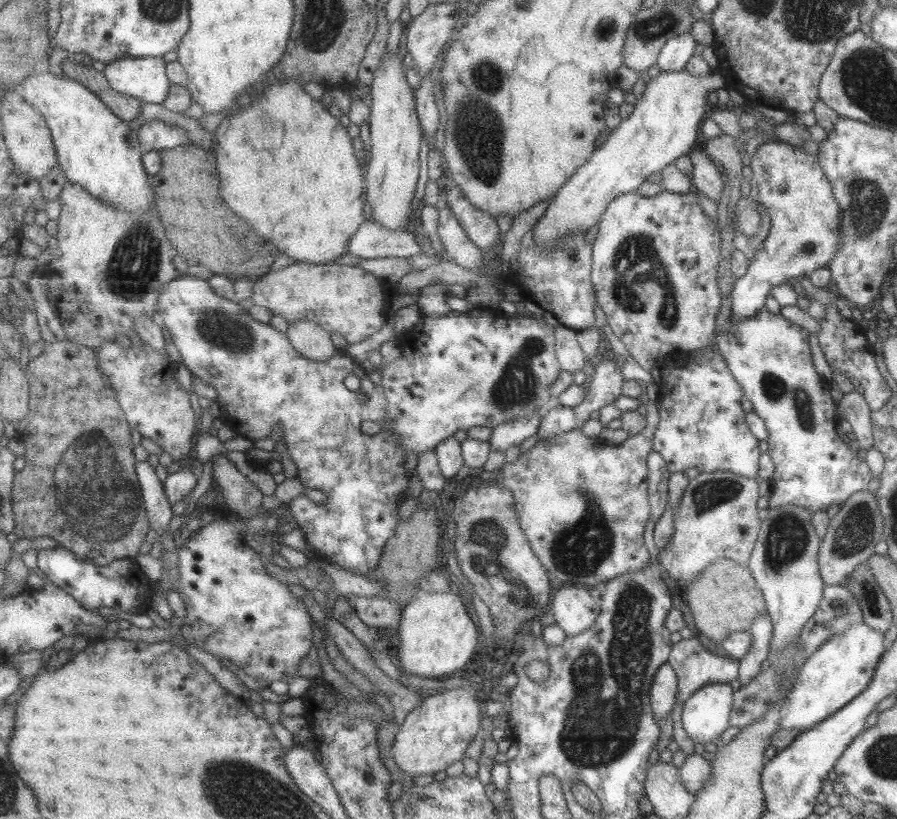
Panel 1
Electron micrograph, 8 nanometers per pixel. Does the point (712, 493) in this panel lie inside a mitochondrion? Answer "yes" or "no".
yes

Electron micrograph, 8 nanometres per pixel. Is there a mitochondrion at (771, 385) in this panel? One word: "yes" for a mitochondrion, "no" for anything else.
yes

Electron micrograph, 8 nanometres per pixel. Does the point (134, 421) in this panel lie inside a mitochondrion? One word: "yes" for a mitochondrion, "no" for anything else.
no

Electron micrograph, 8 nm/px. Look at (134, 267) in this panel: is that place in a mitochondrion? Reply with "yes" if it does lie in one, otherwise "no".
yes

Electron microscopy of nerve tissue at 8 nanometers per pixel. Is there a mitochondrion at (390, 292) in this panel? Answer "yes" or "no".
no

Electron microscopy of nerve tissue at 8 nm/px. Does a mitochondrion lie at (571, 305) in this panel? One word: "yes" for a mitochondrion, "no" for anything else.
no

